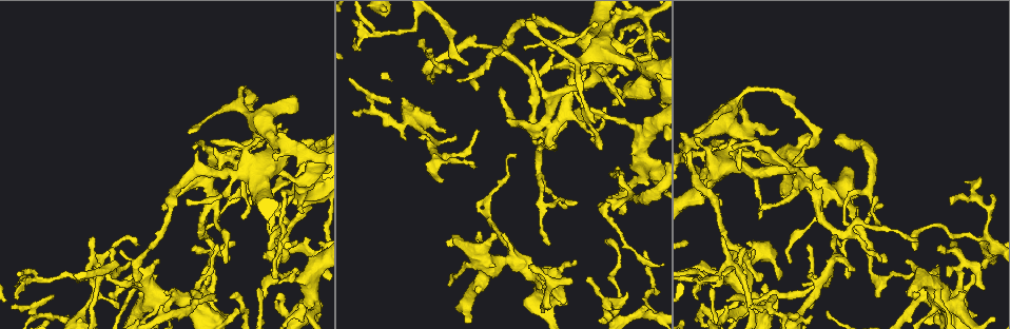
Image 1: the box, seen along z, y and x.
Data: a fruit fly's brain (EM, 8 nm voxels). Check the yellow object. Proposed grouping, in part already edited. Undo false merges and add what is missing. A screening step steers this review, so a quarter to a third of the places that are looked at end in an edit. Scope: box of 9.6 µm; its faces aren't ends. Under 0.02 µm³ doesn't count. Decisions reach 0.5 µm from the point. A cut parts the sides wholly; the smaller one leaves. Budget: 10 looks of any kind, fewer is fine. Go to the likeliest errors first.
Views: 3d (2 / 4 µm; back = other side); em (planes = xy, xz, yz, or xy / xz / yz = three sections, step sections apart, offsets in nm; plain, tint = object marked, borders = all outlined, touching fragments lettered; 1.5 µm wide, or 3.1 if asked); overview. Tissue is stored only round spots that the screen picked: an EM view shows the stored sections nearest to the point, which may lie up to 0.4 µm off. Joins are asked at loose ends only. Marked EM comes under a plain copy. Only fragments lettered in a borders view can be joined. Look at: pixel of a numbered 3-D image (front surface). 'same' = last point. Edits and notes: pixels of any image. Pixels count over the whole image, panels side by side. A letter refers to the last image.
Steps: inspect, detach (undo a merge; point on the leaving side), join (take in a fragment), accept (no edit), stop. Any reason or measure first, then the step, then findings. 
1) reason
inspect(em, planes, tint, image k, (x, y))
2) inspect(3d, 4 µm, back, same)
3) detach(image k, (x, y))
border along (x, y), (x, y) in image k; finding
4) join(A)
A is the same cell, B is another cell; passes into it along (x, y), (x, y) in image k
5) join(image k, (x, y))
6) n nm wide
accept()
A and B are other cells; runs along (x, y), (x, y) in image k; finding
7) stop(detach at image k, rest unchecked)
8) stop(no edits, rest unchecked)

branch stops here
inspect(em, xy, step 4, tint, image 1, (811, 276))

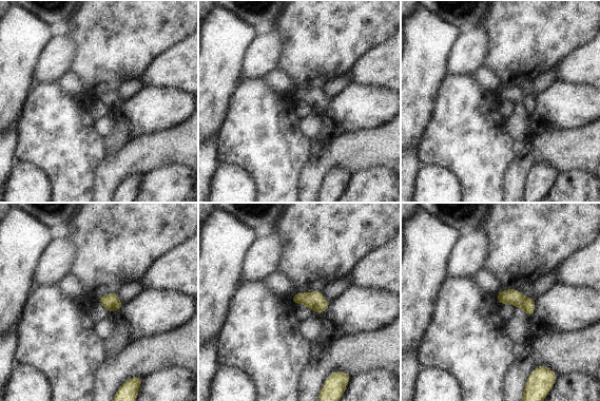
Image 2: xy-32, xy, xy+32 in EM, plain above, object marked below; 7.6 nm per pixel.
cut it another way
inspect(em, planes, borders, same)

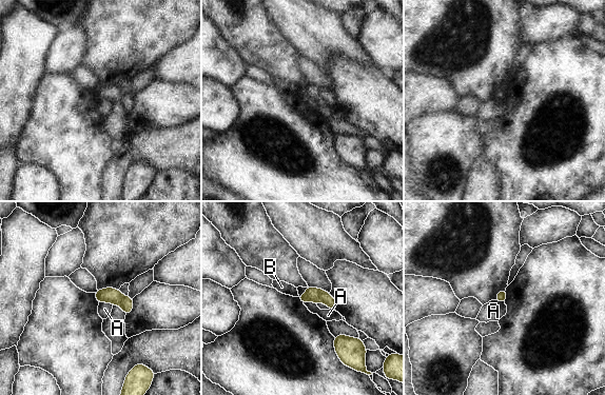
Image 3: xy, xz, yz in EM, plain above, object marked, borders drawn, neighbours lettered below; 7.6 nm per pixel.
accept()
A and B are other cells; border along (99, 301), (108, 301), (112, 305) in image 3; no lettered fragment goes on from it

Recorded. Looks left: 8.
sharp bend
inspect(em, planes, borders, image 1, (597, 144))

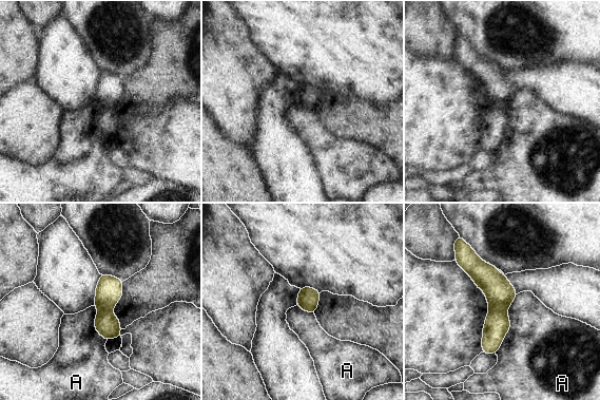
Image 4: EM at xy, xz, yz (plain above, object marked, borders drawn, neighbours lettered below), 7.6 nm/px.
detach(image 4, (500, 293))
A is another cell; border along (490, 308), (497, 311), (505, 311) in image 4; a second neuron is stuck on

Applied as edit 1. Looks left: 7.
an open end
inspect(3d, 2 µm, image 1, (638, 31))

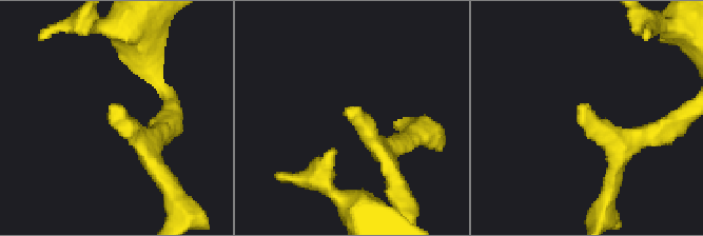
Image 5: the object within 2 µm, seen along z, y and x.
shape alone is not enough
inspect(em, planes, borders, image 5, (114, 103))

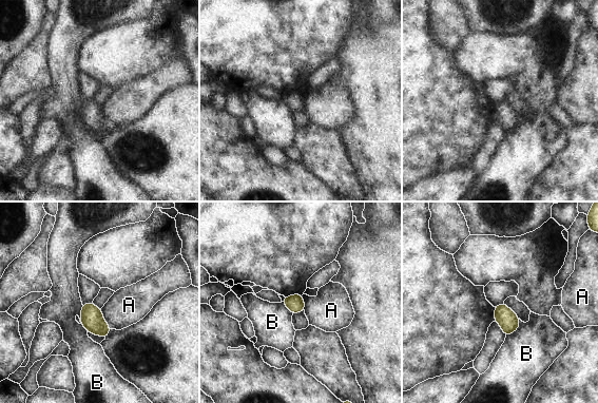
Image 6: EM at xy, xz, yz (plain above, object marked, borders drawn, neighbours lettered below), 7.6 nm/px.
accept()
A and B are other cells; border along (519, 319), (519, 326), (506, 337) in image 6; no lettered fragment goes on from it

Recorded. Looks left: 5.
sharp bend
inspect(3d, 4 µm, image 1, (92, 260))

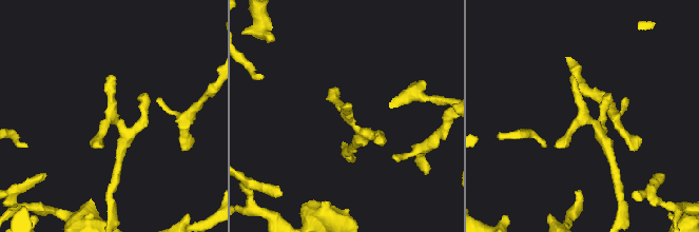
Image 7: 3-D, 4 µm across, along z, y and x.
now the EM
inspect(em, planes, tint, image 7, (111, 116))

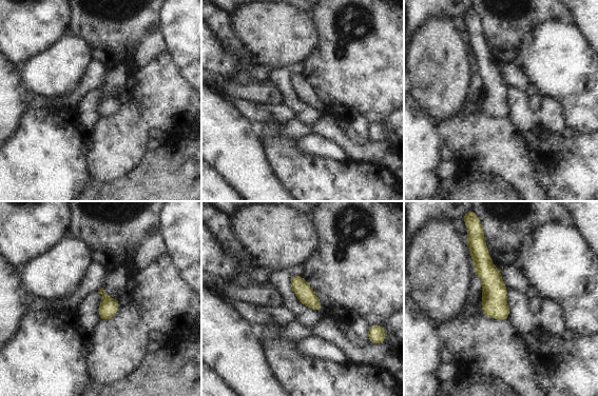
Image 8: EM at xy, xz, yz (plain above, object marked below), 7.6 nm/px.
inspect(em, planes, borders, same)

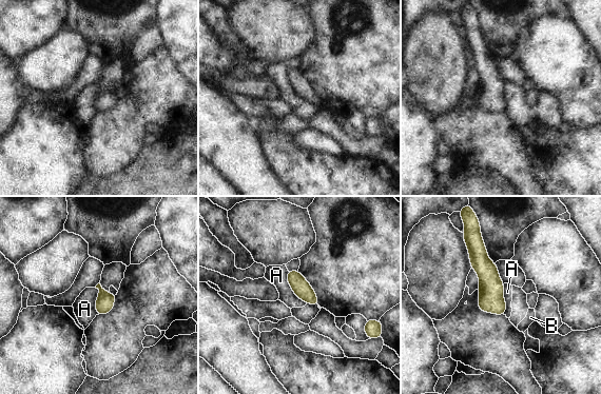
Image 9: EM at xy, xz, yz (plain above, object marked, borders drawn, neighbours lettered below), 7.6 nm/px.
accept()
A and B are other cells; border along (287, 271), (288, 284), (306, 303) in image 9; all the same neuron

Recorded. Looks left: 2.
stop(detach at image 4, rest unchecked)

